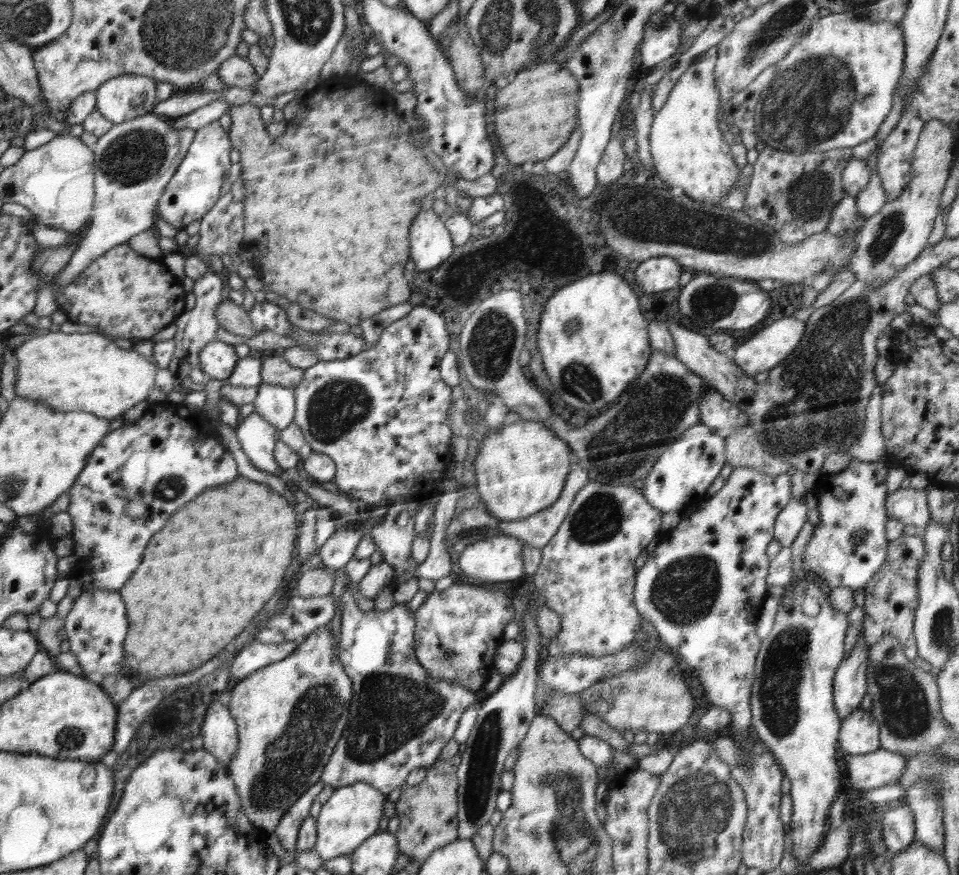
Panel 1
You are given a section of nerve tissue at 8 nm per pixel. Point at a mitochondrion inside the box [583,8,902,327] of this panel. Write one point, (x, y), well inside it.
(813, 101)

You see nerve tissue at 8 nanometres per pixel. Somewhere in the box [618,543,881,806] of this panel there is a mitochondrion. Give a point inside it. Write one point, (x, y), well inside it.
(781, 682)

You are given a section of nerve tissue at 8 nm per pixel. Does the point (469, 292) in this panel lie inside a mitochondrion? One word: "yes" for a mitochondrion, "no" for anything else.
yes

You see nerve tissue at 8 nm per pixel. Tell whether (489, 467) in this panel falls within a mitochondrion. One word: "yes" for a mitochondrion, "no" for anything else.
no

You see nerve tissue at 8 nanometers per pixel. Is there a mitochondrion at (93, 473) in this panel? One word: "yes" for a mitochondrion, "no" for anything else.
no

